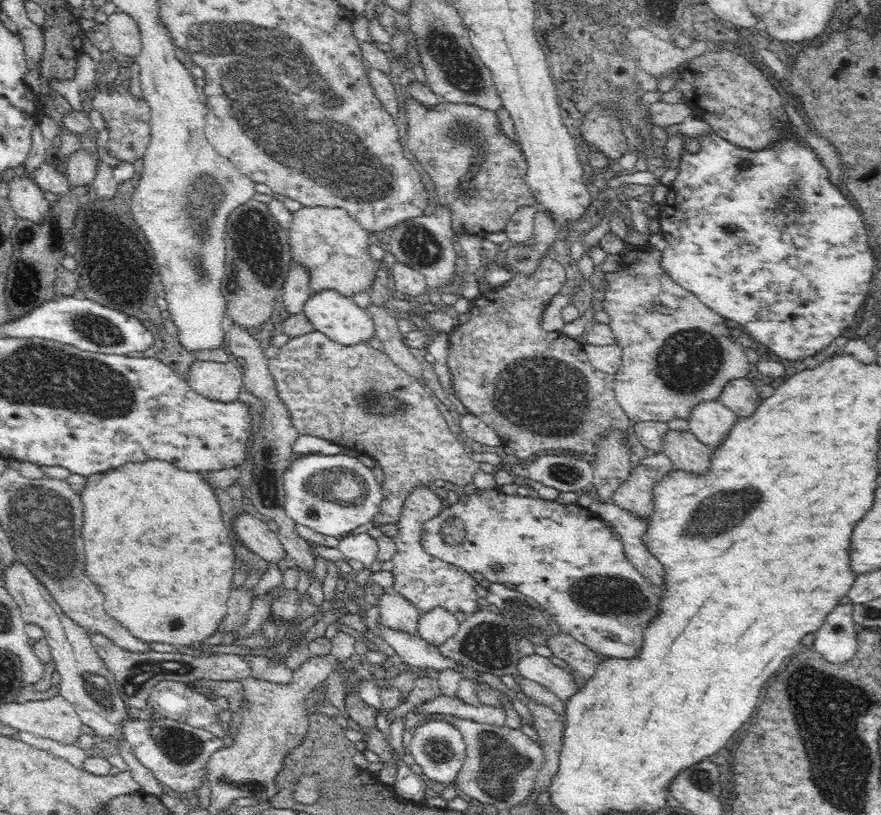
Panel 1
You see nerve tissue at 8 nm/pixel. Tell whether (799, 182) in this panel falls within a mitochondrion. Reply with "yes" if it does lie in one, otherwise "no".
yes

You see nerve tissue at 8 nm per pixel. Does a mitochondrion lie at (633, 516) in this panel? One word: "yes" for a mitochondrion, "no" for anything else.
no

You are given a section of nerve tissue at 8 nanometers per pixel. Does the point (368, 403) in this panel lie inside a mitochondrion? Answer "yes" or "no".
yes

